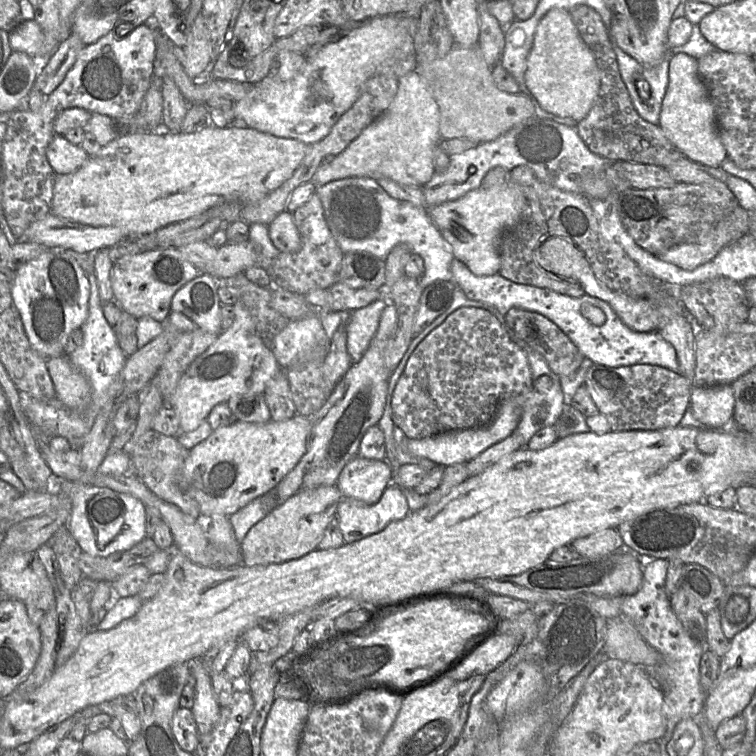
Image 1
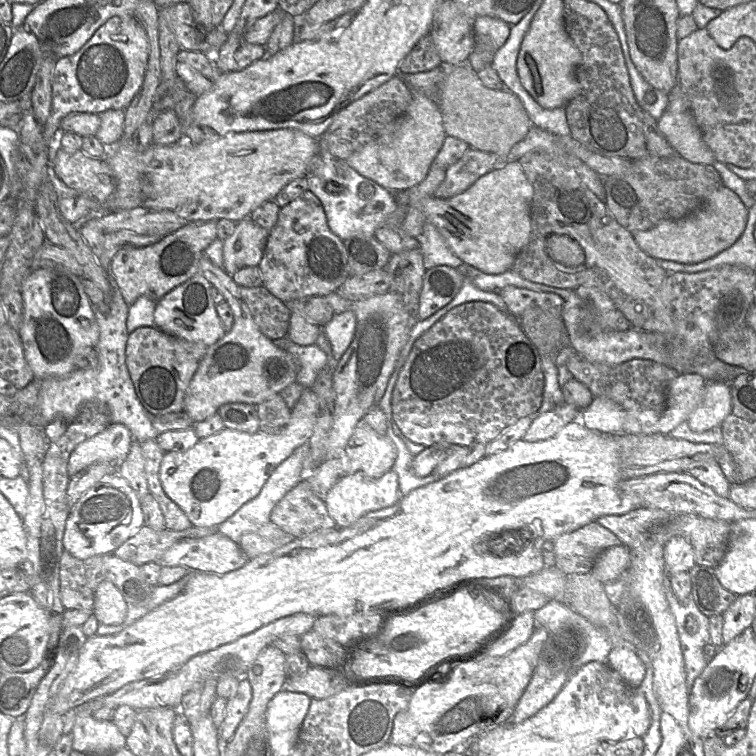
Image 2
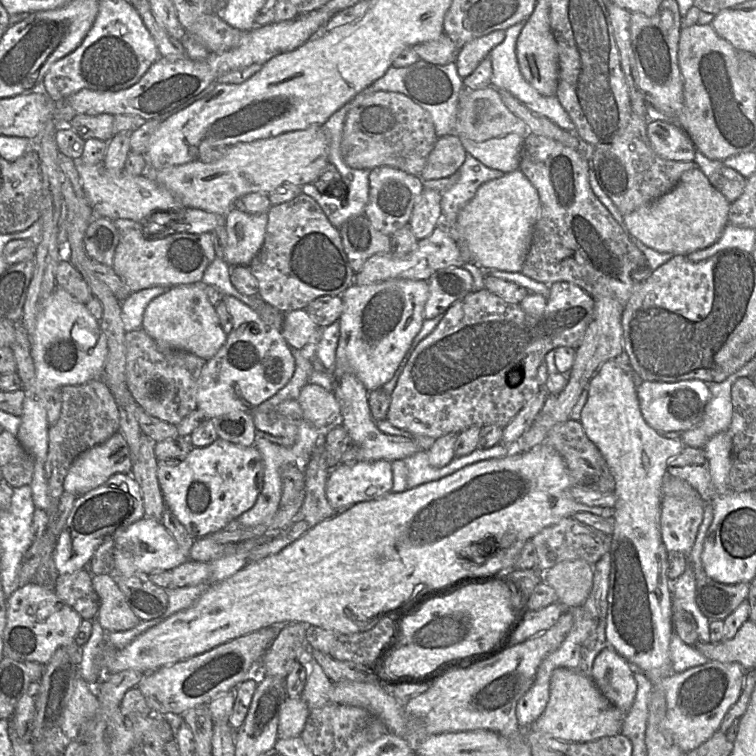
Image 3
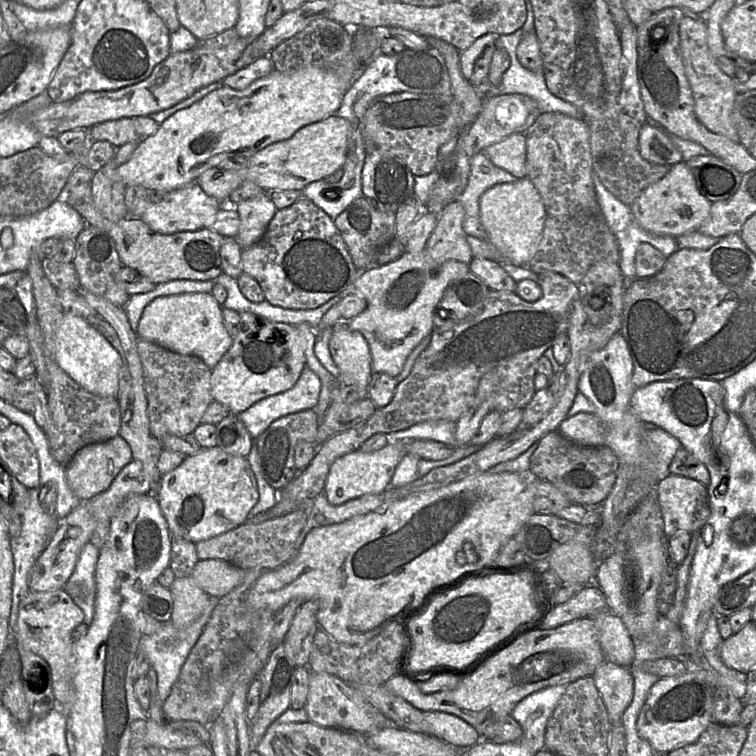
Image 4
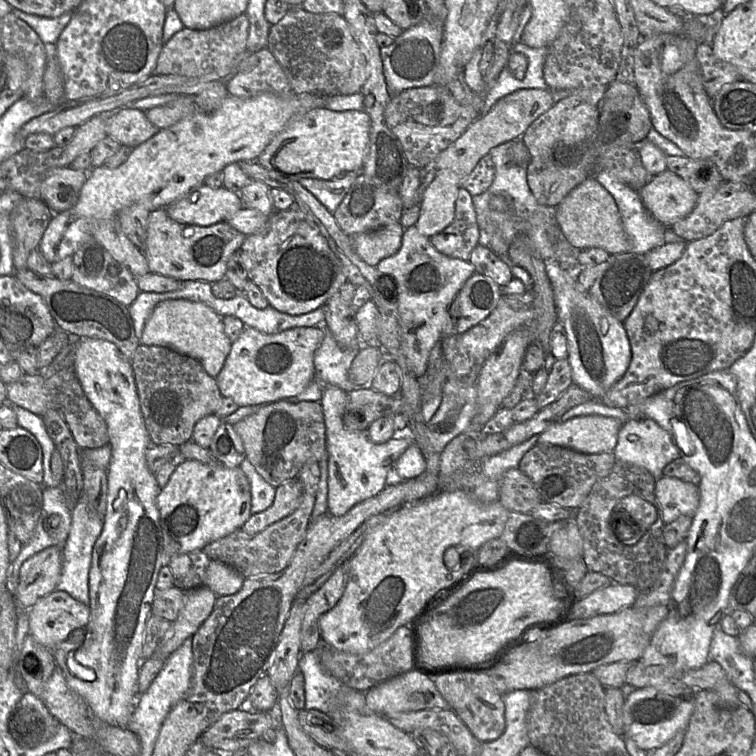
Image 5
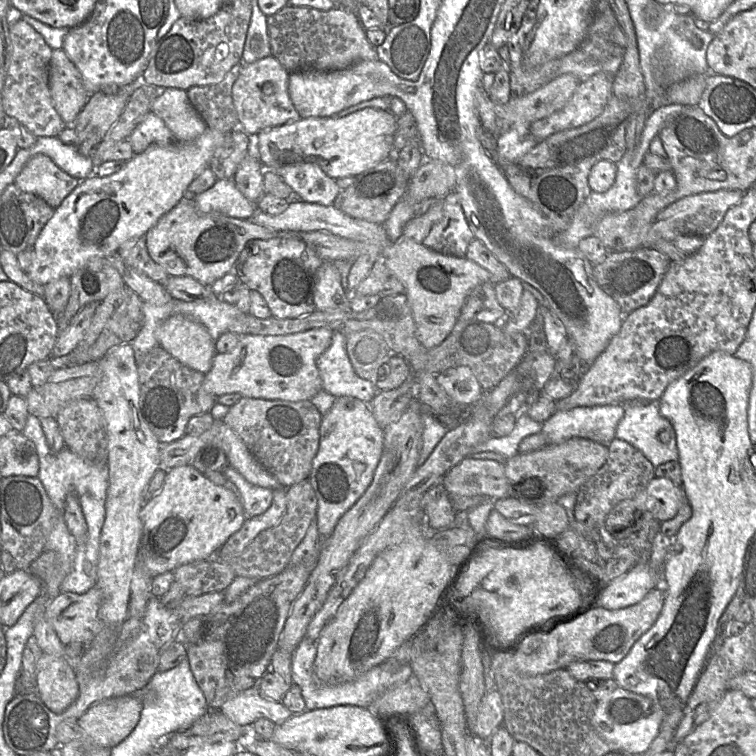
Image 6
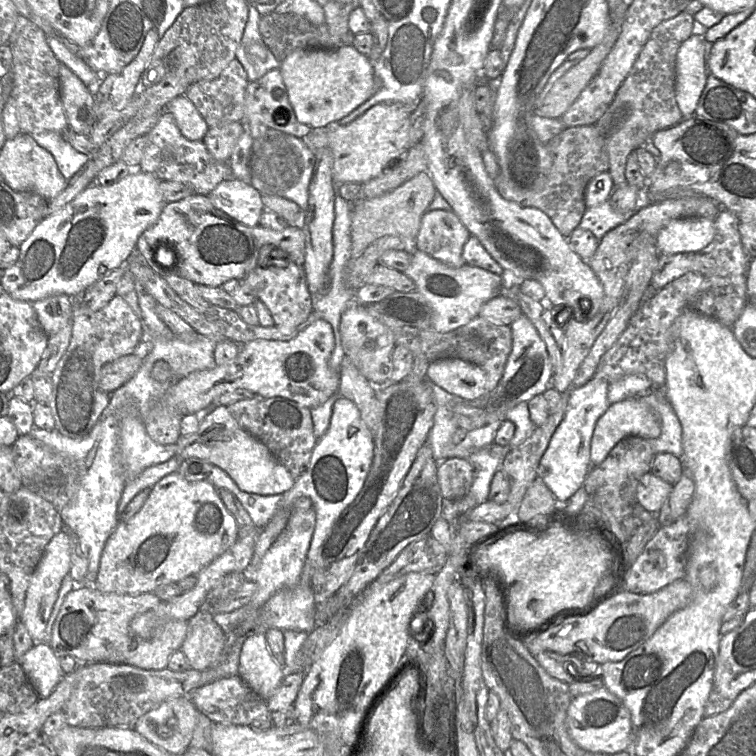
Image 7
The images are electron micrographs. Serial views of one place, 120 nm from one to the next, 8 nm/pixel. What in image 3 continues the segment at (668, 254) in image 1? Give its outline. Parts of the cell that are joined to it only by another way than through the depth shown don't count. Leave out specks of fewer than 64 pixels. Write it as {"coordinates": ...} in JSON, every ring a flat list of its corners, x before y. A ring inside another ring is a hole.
{"coordinates":[[694,168,686,171,671,191,624,216,624,222,629,234,646,246,674,256,688,256,719,240,728,225,730,205,709,178]]}

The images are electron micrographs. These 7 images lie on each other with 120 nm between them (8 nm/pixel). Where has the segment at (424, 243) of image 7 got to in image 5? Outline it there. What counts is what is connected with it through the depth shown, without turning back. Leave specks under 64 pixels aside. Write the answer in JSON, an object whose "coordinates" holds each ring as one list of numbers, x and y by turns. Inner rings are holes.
{"coordinates":[[461,187,455,202,453,221,430,237,430,242,436,250,448,257,469,260,473,249,479,244,479,238,480,229,472,196]]}

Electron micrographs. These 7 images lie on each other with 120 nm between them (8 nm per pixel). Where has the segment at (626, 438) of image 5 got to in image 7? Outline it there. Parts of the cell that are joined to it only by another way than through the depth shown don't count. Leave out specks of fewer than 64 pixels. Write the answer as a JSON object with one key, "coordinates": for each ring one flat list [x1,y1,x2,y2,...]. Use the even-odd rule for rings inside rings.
{"coordinates":[[653,390,647,396,642,396,656,412,660,424,661,434,654,439,648,439,655,454,671,453,677,457,682,456,682,427,671,404,663,391]]}

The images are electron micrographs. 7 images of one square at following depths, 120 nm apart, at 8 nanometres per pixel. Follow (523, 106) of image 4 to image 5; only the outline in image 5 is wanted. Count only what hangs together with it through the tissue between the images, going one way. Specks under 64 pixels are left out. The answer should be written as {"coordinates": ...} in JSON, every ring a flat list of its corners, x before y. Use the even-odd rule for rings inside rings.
{"coordinates":[[520,89,499,99,484,115,478,117,454,143,444,149,434,160,430,168,435,172,450,169,462,179,475,167,477,162,489,151,504,142,521,138,528,126,546,112,555,101,551,89]]}

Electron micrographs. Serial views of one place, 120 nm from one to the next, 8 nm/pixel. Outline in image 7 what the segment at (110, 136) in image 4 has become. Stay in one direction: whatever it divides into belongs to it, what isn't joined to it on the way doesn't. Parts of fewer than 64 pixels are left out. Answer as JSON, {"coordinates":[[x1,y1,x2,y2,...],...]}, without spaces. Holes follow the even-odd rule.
{"coordinates":[[163,112,157,124,146,135,149,144,139,170,156,176,160,181,180,182,191,187,194,194,209,195,222,181,233,179,228,162,216,160,204,141,191,141,183,136,172,114]]}

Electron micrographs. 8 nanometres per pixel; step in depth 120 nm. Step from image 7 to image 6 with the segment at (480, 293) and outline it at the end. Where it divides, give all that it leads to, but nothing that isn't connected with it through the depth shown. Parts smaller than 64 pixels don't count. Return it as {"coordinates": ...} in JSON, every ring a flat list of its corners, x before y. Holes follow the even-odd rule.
{"coordinates":[[401,235,394,242,388,243,377,259,382,259,386,267,404,284,405,294,416,324,417,339,427,349,438,346,449,335,459,321,462,307,469,294,478,285,491,280,490,273,475,262,467,258,436,252,404,235]]}

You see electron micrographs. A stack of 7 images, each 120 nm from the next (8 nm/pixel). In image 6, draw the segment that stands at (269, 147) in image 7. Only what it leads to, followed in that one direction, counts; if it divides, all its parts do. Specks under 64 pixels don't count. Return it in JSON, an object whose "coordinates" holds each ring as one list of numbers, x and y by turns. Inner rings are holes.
{"coordinates":[[311,162,269,167,262,165,265,173,278,175,297,194,300,201,330,206,341,192,336,180,327,176,319,165]]}

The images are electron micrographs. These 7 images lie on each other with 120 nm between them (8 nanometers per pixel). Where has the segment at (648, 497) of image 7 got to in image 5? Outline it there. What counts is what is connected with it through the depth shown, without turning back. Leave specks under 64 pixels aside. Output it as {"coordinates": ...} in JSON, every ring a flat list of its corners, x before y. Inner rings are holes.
{"coordinates":[[663,475,656,480,654,491,658,514,665,524,683,515,693,516,699,506,697,484]]}

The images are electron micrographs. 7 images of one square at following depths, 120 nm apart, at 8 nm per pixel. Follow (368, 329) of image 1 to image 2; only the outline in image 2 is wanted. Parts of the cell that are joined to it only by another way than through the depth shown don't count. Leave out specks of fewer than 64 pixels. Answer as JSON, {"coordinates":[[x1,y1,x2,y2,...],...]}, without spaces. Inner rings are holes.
{"coordinates":[[353,311,337,313,322,327,332,348,332,359,338,361,353,340,356,329,356,315]]}

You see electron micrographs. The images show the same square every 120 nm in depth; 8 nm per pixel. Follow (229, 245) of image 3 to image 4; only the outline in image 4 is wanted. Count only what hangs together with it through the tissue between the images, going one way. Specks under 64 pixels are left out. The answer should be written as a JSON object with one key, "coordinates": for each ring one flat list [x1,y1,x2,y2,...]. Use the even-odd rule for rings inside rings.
{"coordinates":[[268,192,232,206,240,217,239,231,235,238,242,249,252,246,262,238,277,211]]}

